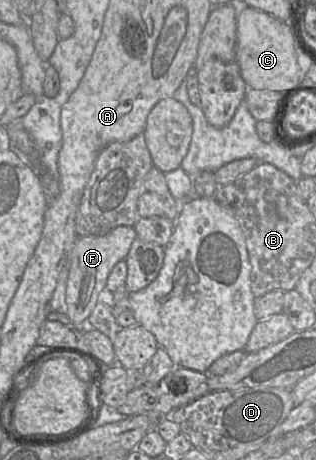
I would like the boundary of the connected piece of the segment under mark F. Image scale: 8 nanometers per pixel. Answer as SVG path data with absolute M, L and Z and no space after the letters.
M118 226L103 235L78 237L71 252L68 274L65 313L76 325L85 325L86 319L100 300L113 267L125 260L133 241L137 238L134 226Z

